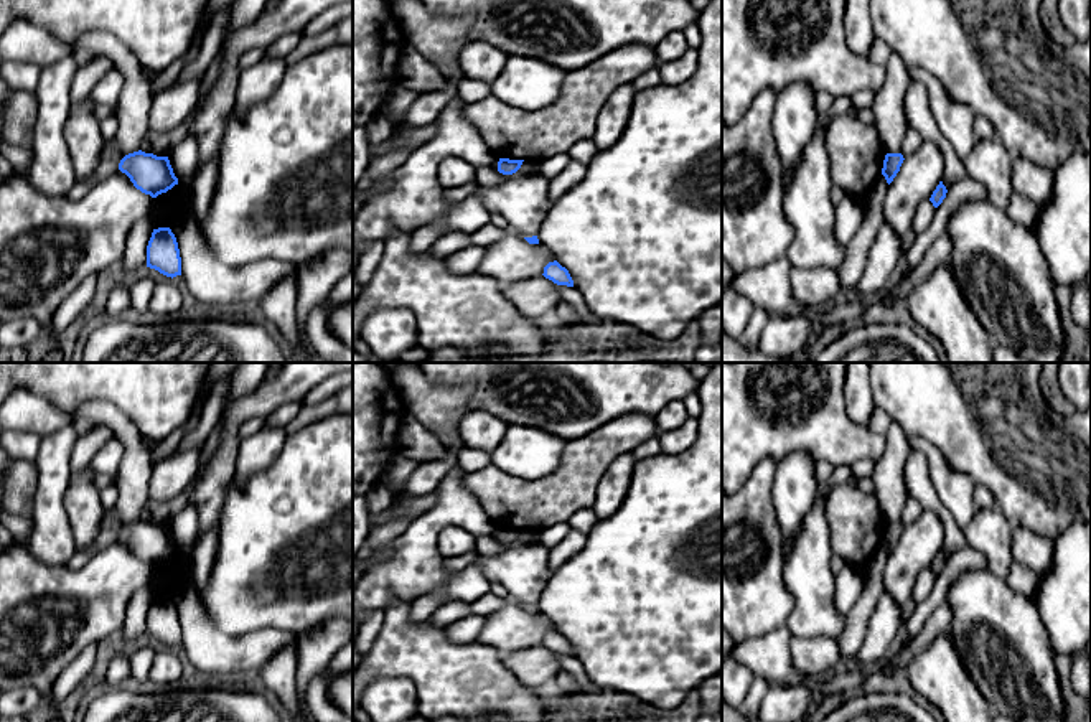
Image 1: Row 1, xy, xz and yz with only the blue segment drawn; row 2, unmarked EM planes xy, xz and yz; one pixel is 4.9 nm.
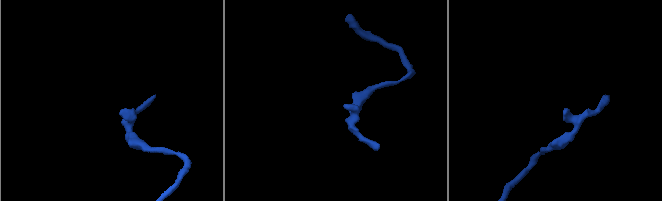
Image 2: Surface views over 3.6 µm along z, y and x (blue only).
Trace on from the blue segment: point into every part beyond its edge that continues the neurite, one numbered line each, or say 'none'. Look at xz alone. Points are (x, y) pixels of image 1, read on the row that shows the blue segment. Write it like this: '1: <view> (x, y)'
none

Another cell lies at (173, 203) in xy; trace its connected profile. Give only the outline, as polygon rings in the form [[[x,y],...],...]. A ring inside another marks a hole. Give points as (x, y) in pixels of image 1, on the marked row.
[[[180,181],[166,193],[162,193],[157,198],[153,198],[153,201],[158,203],[162,218],[168,223],[165,227],[170,227],[171,223],[183,213],[191,213],[190,195],[185,195],[181,191]]]

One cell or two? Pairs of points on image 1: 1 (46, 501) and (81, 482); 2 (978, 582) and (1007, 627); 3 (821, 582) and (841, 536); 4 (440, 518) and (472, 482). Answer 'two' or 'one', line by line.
1: two
2: one
3: two
4: two

